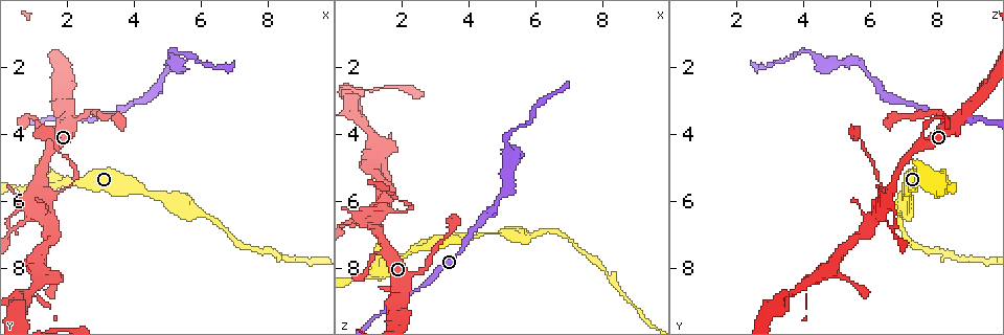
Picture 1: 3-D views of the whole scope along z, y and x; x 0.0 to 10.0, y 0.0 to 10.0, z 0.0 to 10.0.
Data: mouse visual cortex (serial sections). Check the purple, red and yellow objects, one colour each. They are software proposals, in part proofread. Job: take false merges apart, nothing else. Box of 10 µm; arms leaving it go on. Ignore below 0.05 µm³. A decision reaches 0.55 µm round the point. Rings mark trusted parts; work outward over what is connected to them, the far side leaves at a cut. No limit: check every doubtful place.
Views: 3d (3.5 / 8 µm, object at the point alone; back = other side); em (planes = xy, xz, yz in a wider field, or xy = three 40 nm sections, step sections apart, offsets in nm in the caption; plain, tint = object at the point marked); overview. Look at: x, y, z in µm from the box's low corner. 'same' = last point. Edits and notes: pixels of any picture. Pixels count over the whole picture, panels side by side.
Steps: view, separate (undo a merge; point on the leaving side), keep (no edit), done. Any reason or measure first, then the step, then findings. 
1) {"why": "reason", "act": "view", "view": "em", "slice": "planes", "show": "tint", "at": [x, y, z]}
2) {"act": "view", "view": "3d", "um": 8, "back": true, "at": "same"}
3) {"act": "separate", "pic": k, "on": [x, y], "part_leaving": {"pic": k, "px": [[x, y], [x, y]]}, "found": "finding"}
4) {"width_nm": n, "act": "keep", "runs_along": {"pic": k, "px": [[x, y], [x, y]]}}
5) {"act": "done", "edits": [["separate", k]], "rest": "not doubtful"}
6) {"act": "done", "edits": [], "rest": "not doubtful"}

{"why": "sharp bend", "act": "view", "view": "3d", "um": 3.5, "at": [5.05, 1.50, 4.20]}

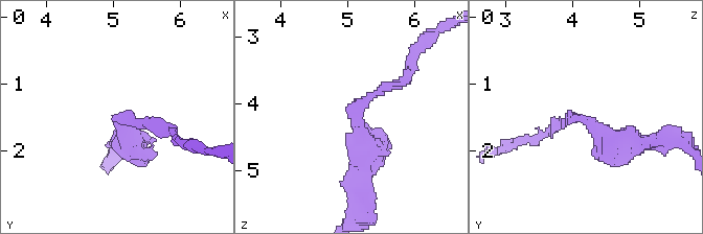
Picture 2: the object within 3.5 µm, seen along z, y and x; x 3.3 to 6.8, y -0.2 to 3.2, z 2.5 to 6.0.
{"arm_widths_nm": [150, 300], "act": "view", "view": "em", "slice": "xy", "step": 3, "show": "tint", "at": [5.10, 1.55, 4.20]}

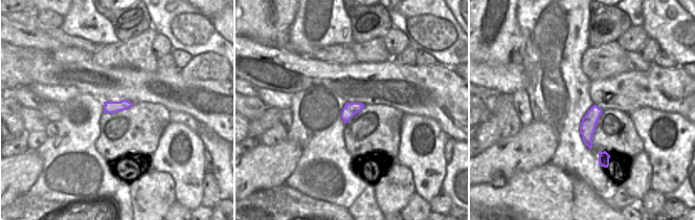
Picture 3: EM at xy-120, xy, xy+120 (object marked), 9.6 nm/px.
{"act": "keep", "runs_along": {"pic": 2, "px": [[365, 171], [355, 108], [407, 77]]}, "found": "continuous, no second cell"}

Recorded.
{"why": "small branch off a trunk", "act": "view", "view": "3d", "um": 8, "back": true, "at": [1.15, 5.45, 6.75]}

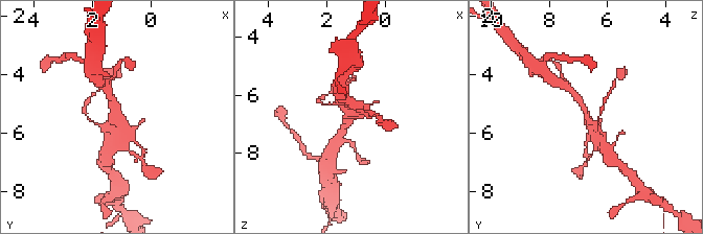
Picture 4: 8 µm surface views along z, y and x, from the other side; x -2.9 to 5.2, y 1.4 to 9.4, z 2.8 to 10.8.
{"act": "view", "view": "3d", "um": 3.5, "at": "same"}

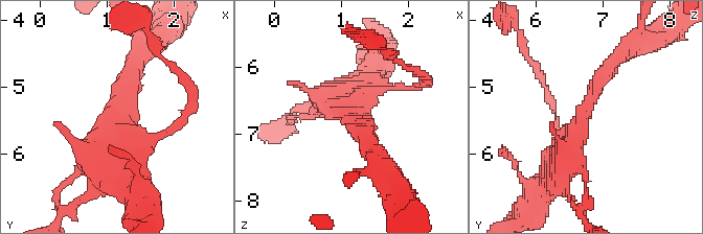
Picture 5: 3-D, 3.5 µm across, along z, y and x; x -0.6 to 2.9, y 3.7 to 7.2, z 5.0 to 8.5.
{"why": "need the tissue", "act": "view", "view": "em", "slice": "xy", "step": 5, "show": "tint", "at": [1.10, 5.50, 6.70]}

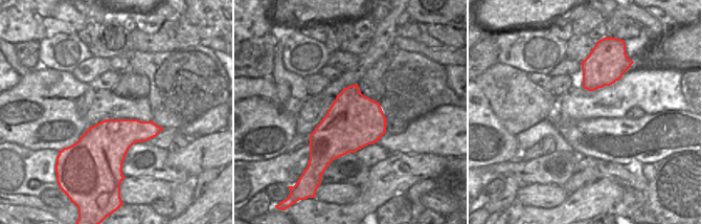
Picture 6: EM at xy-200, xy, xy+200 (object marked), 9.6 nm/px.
{"width_nm": 550, "act": "keep", "runs_along": {"pic": 5, "px": [[614, 62], [590, 97], [556, 178]]}, "found": "one cell here"}

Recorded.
{"why": "thick turns thin", "act": "view", "view": "3d", "um": 8, "at": [1.75, 5.80, 6.35]}

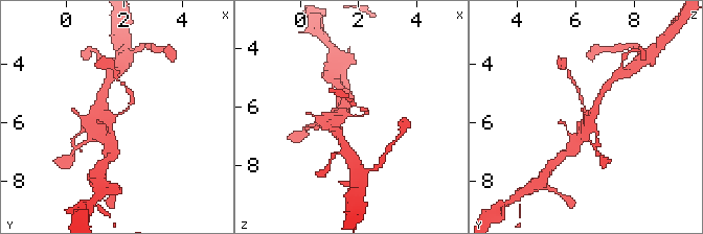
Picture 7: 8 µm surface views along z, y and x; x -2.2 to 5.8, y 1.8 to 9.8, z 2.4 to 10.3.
{"act": "view", "view": "3d", "um": 3.5, "at": "same"}

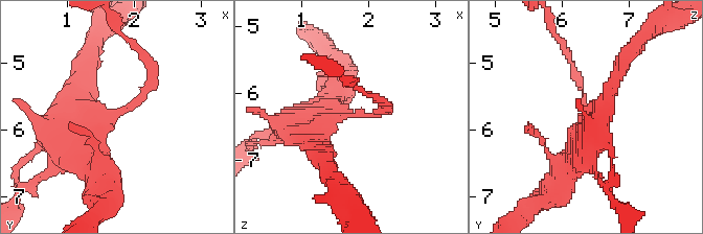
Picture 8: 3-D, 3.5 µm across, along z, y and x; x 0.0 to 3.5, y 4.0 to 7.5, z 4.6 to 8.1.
{"arm_widths_nm": [150, 250], "why": "shape alone is not enough", "act": "view", "view": "em", "slice": "xy", "step": 2, "show": "tint", "at": [1.75, 5.75, 6.30]}

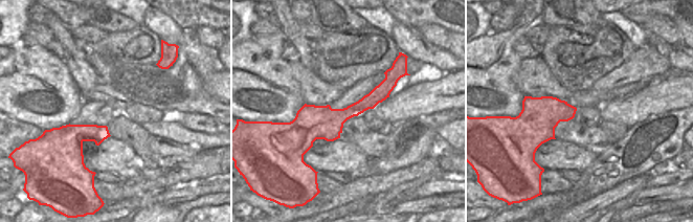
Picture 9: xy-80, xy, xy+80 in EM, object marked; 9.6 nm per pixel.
{"width_nm": 320, "act": "keep", "runs_along": {"pic": 9, "px": [[394, 81], [328, 123], [295, 124]]}, "found": "continuous, no second cell"}

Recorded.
{"act": "done", "edits": [], "rest": "not doubtful"}

